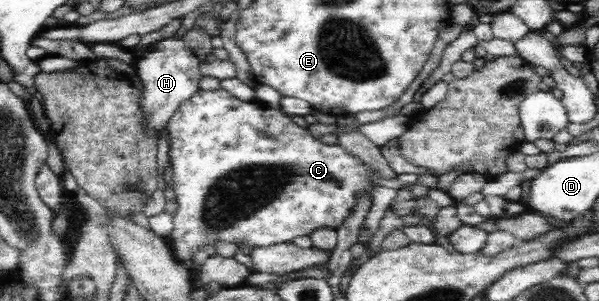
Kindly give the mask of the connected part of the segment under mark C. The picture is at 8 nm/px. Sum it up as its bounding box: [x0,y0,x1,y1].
[169,89,374,264]

